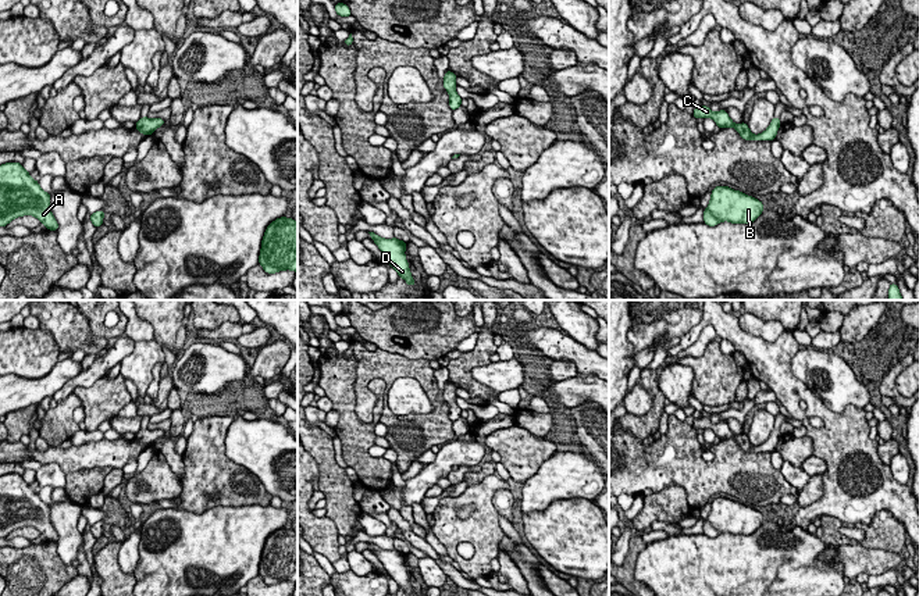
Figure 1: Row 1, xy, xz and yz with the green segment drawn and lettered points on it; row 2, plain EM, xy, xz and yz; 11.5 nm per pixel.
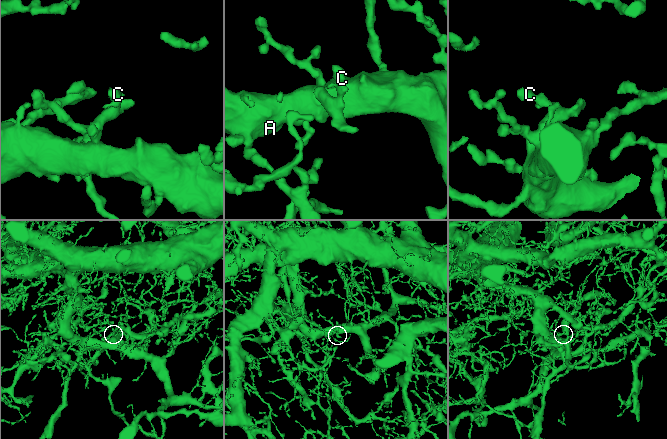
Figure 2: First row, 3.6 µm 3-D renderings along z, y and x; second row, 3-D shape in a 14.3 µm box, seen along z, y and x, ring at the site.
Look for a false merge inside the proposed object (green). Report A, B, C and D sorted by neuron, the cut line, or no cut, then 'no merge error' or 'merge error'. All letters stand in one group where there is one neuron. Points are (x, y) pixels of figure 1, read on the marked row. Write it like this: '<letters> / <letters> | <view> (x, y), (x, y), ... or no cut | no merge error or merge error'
A B C D | no cut | no merge error

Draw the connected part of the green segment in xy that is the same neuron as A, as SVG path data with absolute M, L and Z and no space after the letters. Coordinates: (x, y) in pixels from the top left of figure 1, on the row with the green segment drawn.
M19 163L0 165L0 226L14 218L33 215L46 229L57 231L58 224L50 211L50 193Z

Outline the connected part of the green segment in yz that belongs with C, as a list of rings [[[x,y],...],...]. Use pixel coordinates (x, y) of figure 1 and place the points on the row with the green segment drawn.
[[[702,106],[702,107],[695,107],[692,115],[697,119],[698,118],[704,118],[704,119],[712,118],[720,129],[733,126],[744,140],[769,140],[772,142],[776,139],[777,131],[781,125],[780,118],[774,117],[765,132],[759,135],[754,135],[749,131],[747,122],[734,124],[726,110],[713,113],[708,106]]]

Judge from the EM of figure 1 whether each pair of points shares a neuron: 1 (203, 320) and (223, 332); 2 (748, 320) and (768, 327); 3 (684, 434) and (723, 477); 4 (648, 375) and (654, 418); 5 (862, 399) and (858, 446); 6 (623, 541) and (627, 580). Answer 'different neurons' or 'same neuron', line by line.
1: different neurons
2: same neuron
3: same neuron
4: same neuron
5: different neurons
6: different neurons

